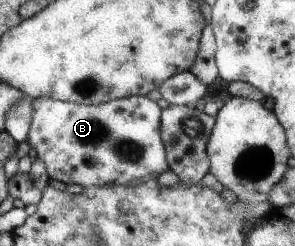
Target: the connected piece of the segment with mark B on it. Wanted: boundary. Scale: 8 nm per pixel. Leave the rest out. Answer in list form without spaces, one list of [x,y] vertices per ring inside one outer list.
[[[132,95],[99,105],[51,98],[33,99],[35,118],[28,142],[46,165],[49,178],[82,188],[147,183],[169,169],[159,138],[159,106],[145,95]]]

